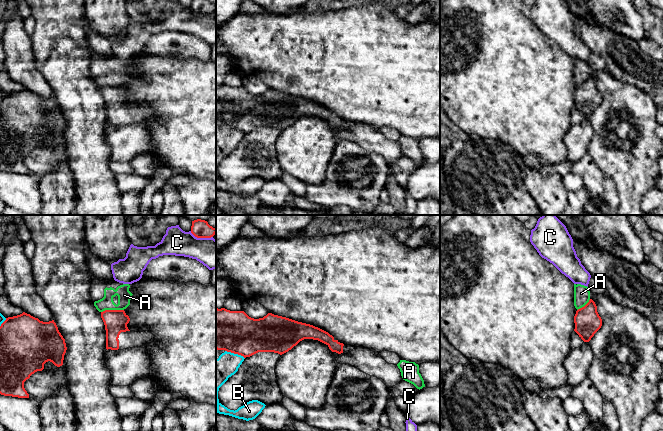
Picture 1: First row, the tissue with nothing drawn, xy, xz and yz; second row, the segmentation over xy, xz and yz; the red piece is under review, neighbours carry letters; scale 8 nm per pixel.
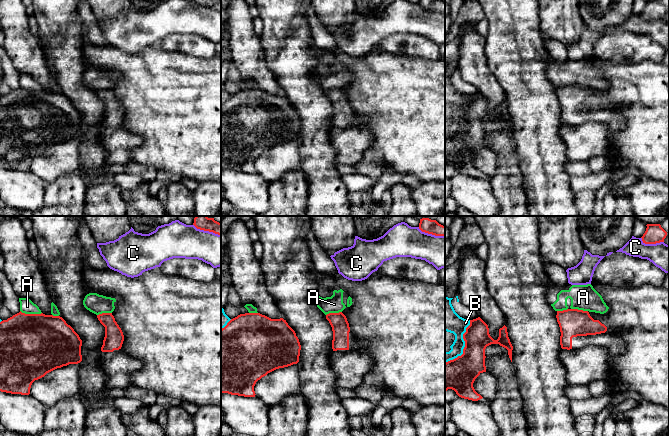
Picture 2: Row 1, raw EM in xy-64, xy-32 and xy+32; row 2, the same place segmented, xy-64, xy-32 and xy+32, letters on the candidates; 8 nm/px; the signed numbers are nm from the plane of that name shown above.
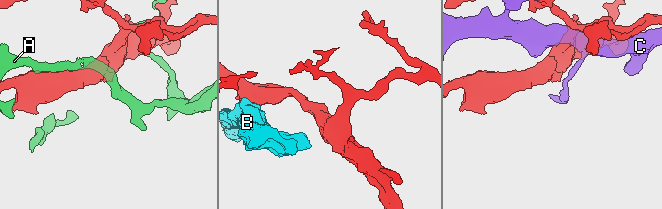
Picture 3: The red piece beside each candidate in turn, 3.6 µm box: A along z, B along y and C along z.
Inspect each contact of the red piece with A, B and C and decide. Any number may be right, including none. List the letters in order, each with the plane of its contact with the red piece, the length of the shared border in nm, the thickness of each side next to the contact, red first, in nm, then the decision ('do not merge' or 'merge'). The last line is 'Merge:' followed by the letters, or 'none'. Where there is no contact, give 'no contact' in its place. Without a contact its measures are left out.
A: xy | 190 nm | 190/110 nm | do not merge
B: xz | 170 nm | 340/220 nm | do not merge
C: xy | 190 nm | 110/240 nm | do not merge
Merge: none

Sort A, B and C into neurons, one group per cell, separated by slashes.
A / B / C

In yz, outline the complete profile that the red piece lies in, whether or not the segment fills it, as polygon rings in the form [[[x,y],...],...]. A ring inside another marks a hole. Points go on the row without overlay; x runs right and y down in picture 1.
[[[592,75],[576,87],[574,99],[575,105],[571,110],[570,118],[571,125],[580,123],[584,118],[589,118],[602,102],[602,95]]]

